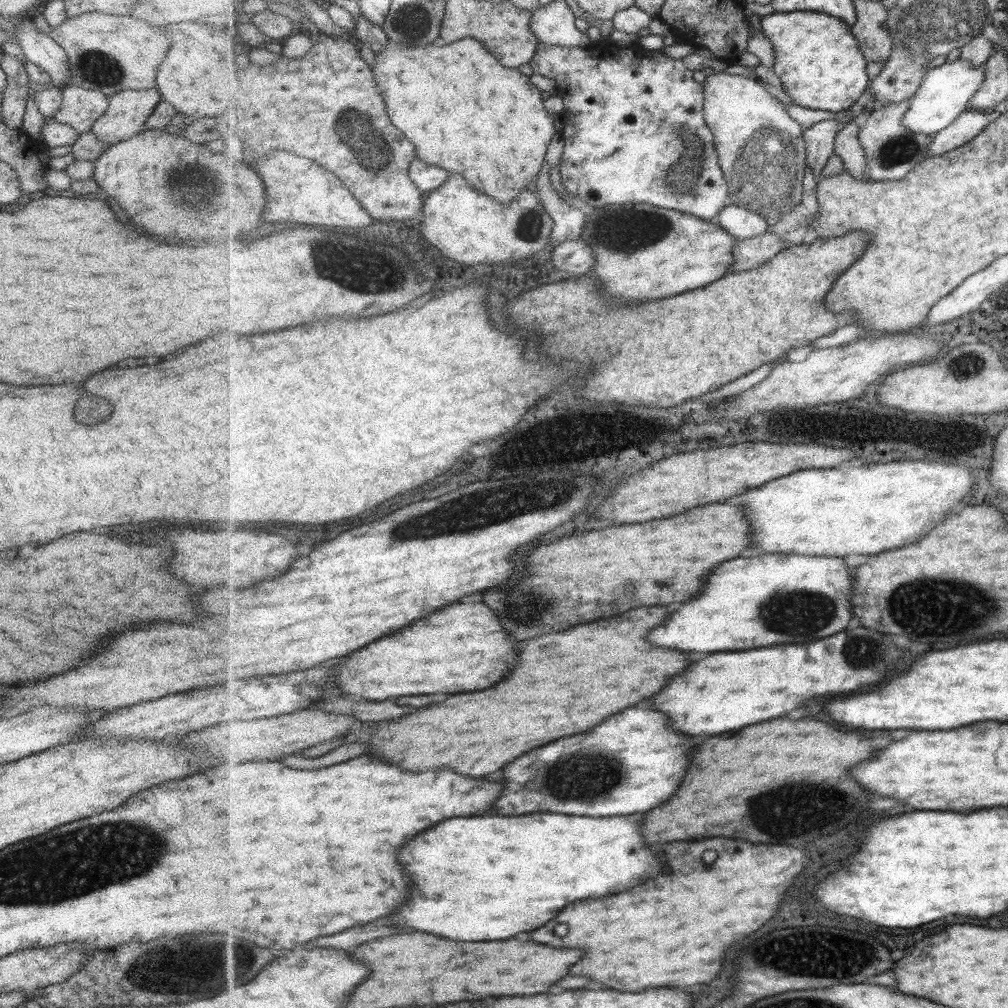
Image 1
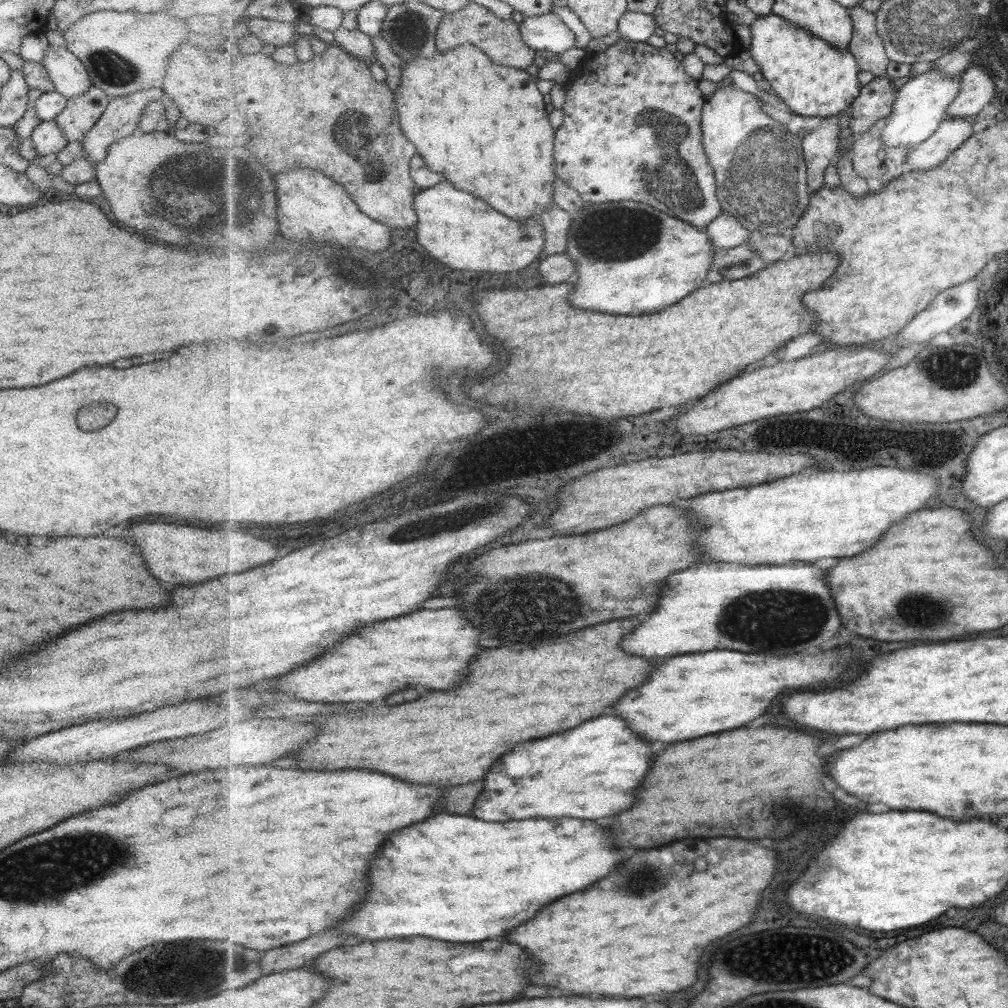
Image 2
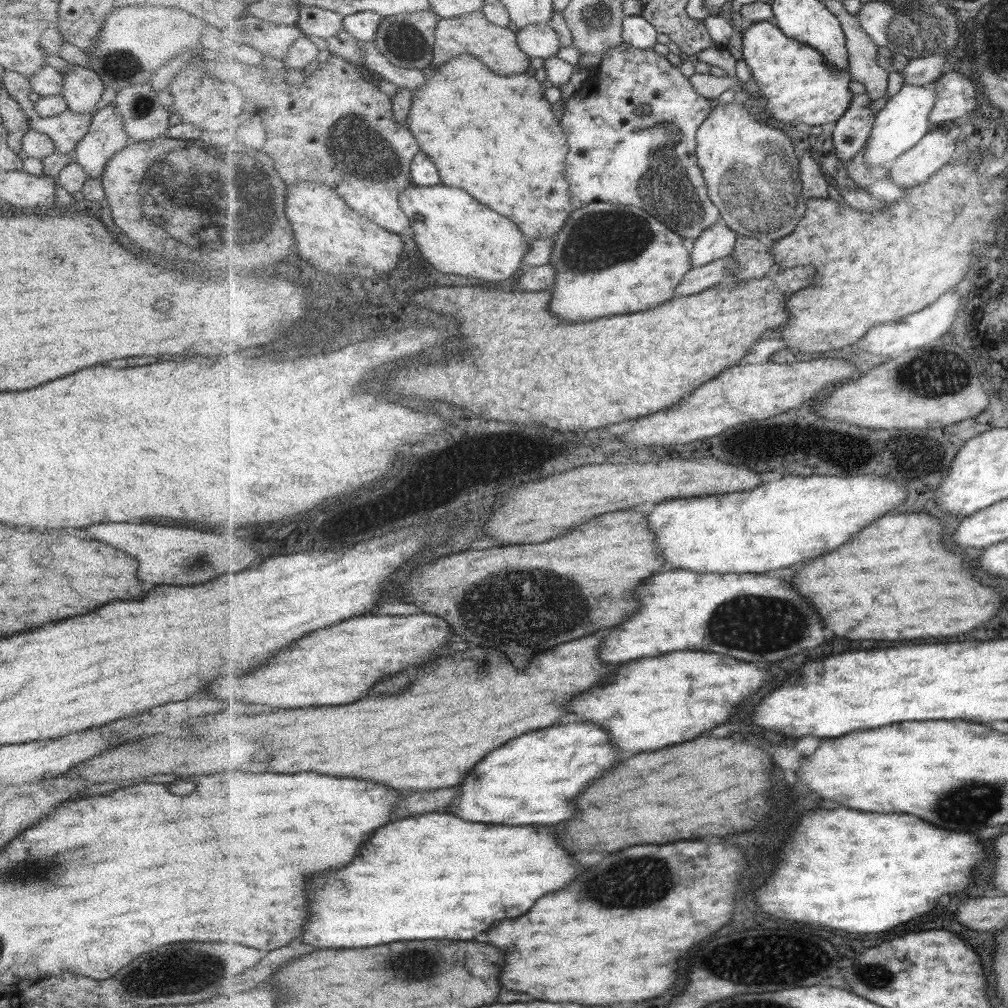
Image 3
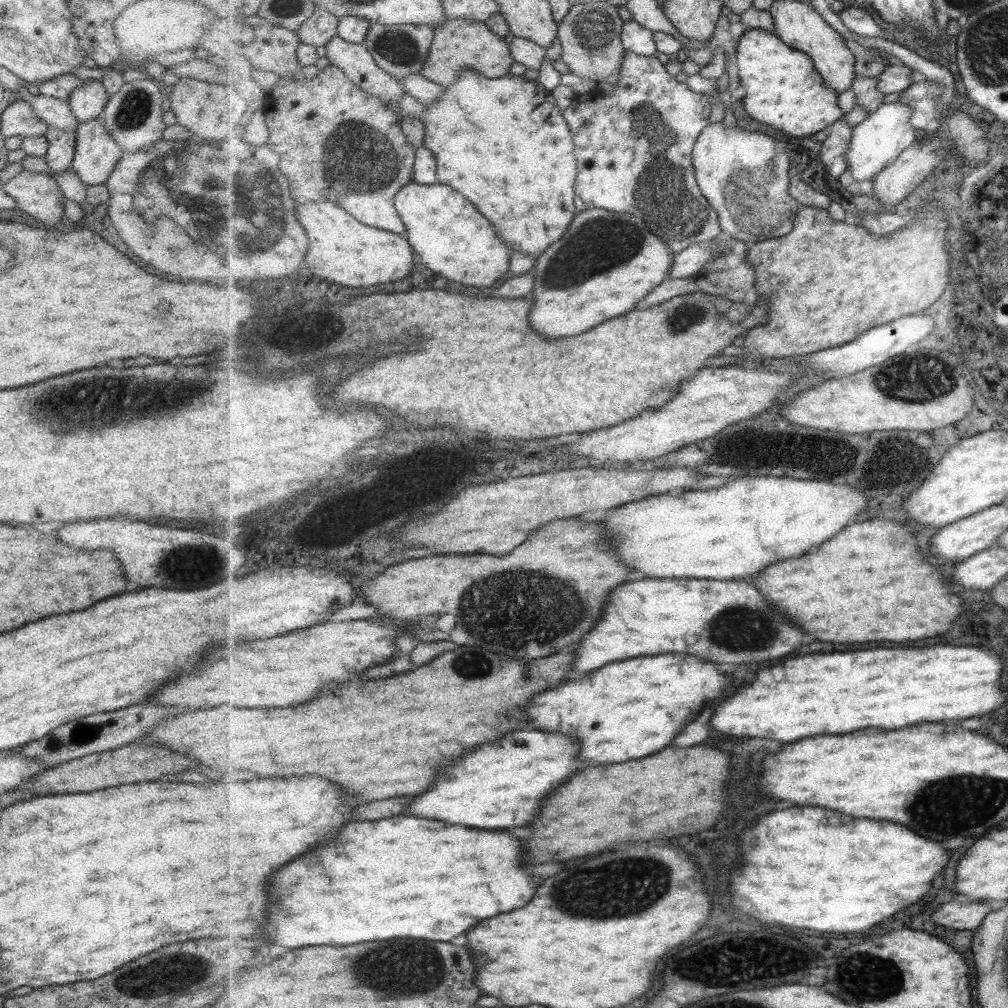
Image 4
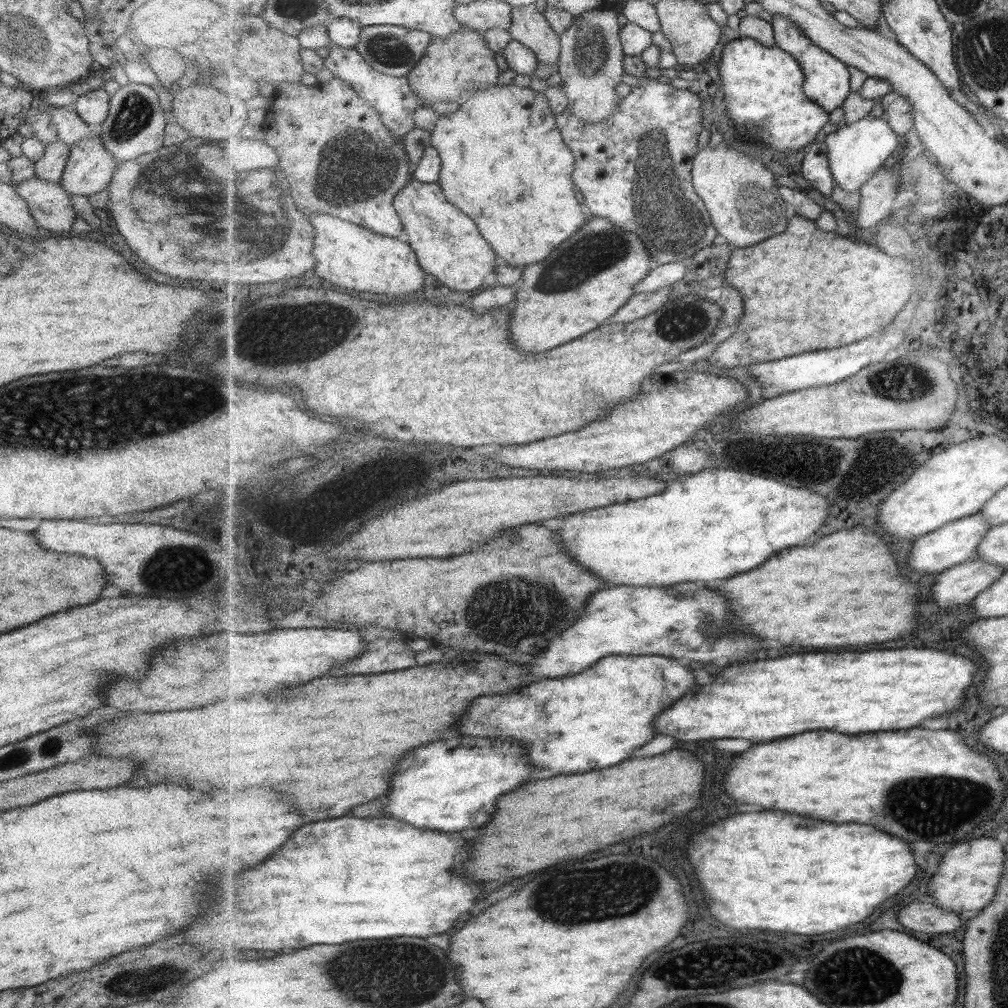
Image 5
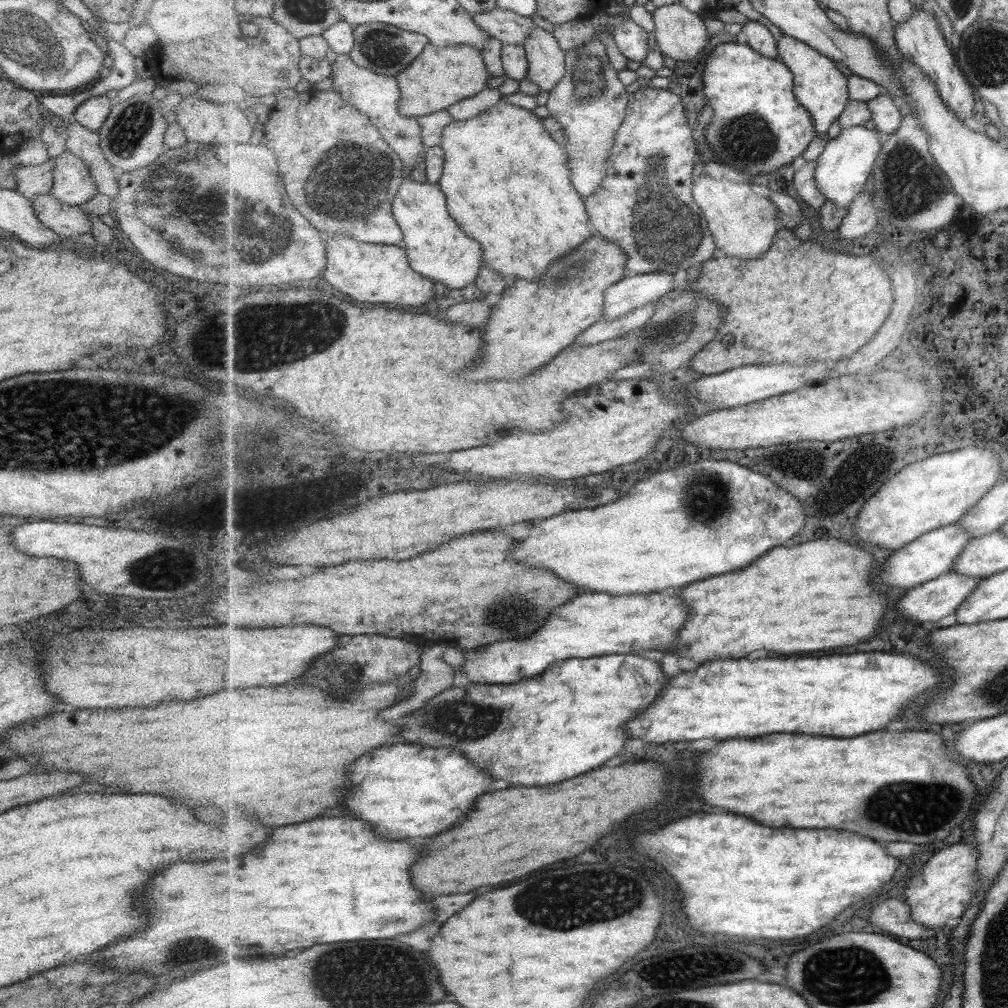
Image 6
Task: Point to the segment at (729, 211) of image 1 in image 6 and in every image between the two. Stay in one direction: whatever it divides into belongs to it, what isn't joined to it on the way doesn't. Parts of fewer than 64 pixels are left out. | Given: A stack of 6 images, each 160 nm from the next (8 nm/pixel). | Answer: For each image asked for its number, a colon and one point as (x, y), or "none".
2: (725, 232)
3: (719, 242)
4: (688, 263)
5: (660, 276)
6: (629, 293)

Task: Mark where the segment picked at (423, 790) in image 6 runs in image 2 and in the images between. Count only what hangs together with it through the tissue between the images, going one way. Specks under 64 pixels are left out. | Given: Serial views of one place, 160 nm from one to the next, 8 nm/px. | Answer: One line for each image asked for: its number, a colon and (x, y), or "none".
2: (591, 771)
3: (535, 779)
4: (473, 792)
5: (453, 785)

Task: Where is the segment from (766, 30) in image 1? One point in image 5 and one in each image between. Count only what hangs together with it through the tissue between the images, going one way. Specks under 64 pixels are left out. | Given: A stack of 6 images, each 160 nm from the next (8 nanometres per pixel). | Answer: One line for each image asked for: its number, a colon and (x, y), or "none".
2: (814, 79)
3: (800, 86)
4: (783, 88)
5: (760, 82)

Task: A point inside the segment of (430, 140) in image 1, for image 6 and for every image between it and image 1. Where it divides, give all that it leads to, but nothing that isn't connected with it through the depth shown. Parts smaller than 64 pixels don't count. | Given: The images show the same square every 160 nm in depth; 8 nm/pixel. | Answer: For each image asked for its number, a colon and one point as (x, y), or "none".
2: (485, 127)
3: (497, 137)
4: (502, 143)
5: (505, 163)
6: (507, 181)

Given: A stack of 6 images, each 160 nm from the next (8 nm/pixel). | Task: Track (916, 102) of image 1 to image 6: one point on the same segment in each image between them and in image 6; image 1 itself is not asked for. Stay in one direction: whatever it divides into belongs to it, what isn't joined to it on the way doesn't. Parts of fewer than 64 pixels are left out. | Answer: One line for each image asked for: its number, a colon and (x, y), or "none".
2: (922, 104)
3: (903, 122)
4: (878, 141)
5: (856, 152)
6: (844, 169)

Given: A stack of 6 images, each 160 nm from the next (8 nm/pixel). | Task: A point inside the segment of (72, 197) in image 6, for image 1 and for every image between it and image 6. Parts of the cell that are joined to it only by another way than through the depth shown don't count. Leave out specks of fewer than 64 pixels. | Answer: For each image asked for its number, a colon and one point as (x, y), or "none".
1: (127, 110)
2: (119, 120)
3: (105, 136)
4: (95, 154)
5: (88, 169)

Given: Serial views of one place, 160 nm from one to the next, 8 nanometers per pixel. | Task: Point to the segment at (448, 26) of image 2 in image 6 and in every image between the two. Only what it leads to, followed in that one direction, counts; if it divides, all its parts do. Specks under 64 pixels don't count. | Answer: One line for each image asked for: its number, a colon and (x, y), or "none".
3: (499, 48)
4: (460, 44)
5: (453, 68)
6: (439, 77)

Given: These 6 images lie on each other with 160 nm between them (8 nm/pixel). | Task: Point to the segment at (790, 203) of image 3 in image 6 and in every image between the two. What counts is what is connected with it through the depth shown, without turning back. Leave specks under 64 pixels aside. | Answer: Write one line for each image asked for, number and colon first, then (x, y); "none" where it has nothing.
4: (745, 177)
5: (745, 202)
6: (744, 220)

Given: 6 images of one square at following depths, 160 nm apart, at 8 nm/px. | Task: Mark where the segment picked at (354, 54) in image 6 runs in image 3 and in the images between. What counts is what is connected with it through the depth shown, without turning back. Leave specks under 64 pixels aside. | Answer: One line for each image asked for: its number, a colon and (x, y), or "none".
3: (407, 40)
4: (401, 50)
5: (393, 50)

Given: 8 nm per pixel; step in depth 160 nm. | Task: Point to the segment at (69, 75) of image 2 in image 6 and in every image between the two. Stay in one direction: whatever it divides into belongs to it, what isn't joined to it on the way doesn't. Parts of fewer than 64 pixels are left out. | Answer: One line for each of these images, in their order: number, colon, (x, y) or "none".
3: (82, 88)
4: (86, 102)
5: (92, 107)
6: (92, 113)

